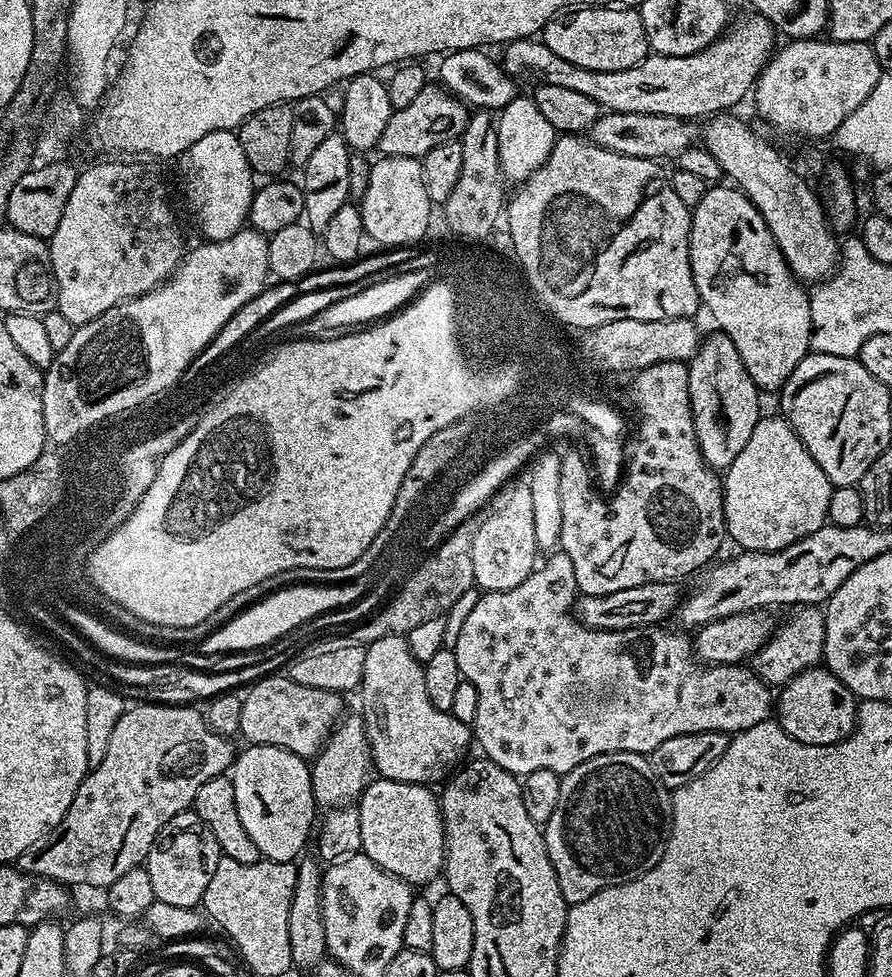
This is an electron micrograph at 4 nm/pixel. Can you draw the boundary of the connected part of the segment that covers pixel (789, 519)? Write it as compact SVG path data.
M761 415L758 426L754 426L754 434L739 452L738 458L723 473L724 486L724 527L729 541L733 540L737 549L746 552L773 552L782 550L818 530L827 521L828 507L832 483L826 474L822 474L822 466L810 458L810 450L802 446L798 434L788 425L783 415Z

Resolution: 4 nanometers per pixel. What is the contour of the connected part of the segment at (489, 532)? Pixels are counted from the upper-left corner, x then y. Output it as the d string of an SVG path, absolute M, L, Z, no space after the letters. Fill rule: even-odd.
M513 478L497 490L482 509L484 515L479 517L480 525L474 533L474 578L475 587L484 592L501 592L514 590L518 582L526 582L528 575L538 566L538 549L534 538L534 509L532 507L530 486L527 479Z

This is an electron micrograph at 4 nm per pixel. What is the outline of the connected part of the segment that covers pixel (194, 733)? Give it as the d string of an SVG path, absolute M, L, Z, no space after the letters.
M137 703L129 707L118 718L114 734L110 734L110 746L102 762L91 769L78 786L70 810L45 836L38 838L30 850L14 861L21 872L29 872L47 880L57 880L65 886L85 884L88 888L107 890L112 887L122 874L141 867L147 861L154 838L170 818L179 812L192 808L198 786L210 782L210 778L225 775L231 769L234 759L233 741L226 736L219 736L208 727L203 715L195 712L192 706L175 704Z

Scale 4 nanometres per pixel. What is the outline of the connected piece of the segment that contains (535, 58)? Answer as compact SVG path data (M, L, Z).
M747 14L740 21L733 23L719 36L709 48L703 48L700 52L686 54L685 56L661 56L649 54L642 62L630 66L626 70L586 70L582 66L574 66L574 62L566 62L566 58L558 58L550 46L546 46L543 39L529 38L526 40L511 40L503 45L504 60L502 67L507 76L521 85L531 86L562 86L565 90L574 90L578 94L586 94L601 109L610 112L625 112L626 114L662 114L673 116L679 120L689 122L699 121L699 116L711 118L717 114L727 113L735 104L744 100L744 95L751 93L756 86L764 67L774 55L777 47L778 33L766 18L755 14Z

